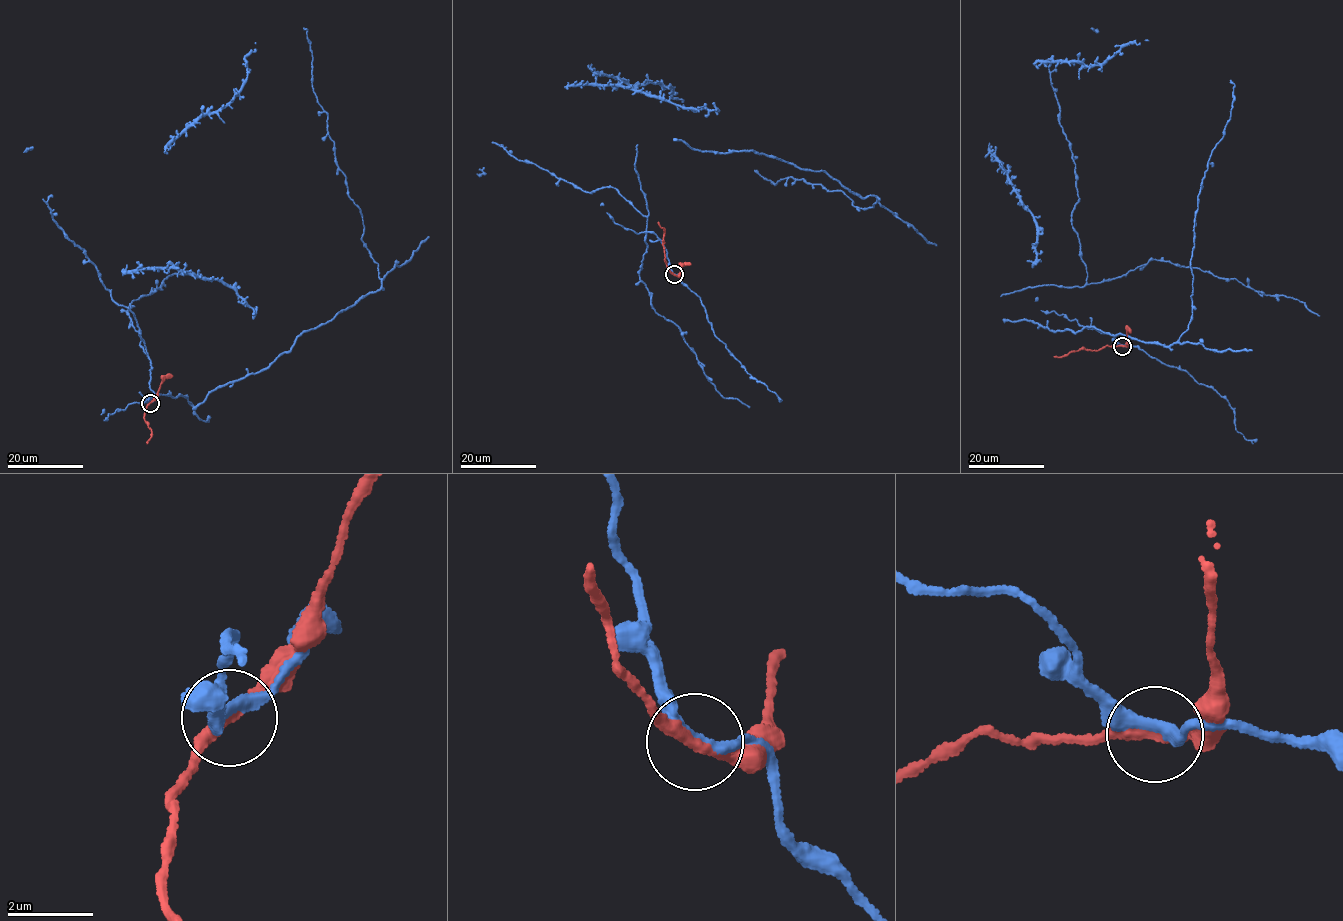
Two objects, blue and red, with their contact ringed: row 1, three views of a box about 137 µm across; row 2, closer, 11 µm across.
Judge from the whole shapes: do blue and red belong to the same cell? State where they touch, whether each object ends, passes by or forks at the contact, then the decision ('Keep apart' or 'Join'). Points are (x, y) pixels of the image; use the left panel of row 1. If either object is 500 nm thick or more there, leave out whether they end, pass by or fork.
Place: (150, 403). At the ring blue passes by. At the ring red passes by. Join

